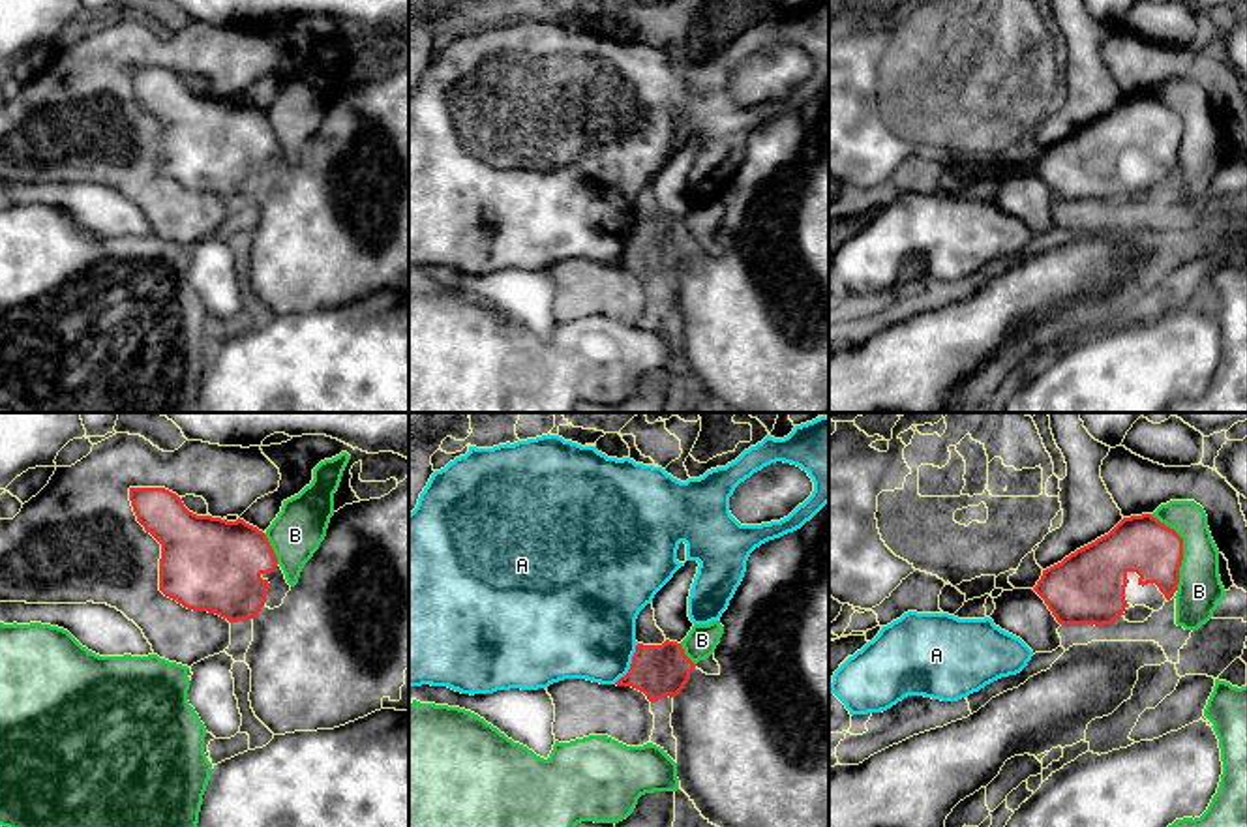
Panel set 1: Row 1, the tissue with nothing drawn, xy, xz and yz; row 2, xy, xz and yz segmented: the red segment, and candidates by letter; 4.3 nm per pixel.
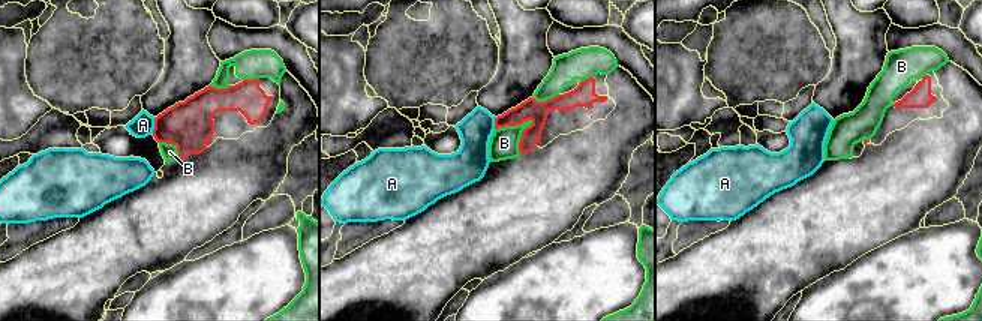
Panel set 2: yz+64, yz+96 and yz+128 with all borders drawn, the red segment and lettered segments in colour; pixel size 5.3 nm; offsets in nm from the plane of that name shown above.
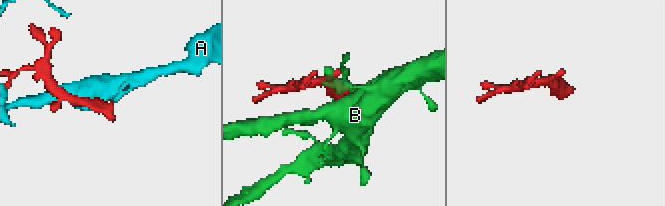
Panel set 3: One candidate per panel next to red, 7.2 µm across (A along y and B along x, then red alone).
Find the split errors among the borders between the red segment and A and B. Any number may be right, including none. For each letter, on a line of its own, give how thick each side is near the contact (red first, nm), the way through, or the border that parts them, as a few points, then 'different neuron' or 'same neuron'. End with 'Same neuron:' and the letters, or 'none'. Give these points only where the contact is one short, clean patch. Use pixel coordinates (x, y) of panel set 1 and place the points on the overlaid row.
A: 220 nm thick on the red side, 440 nm on the other; different neuron
B: 240 nm thick on the red side, 190 nm on the other; different neuron
Same neuron: none

